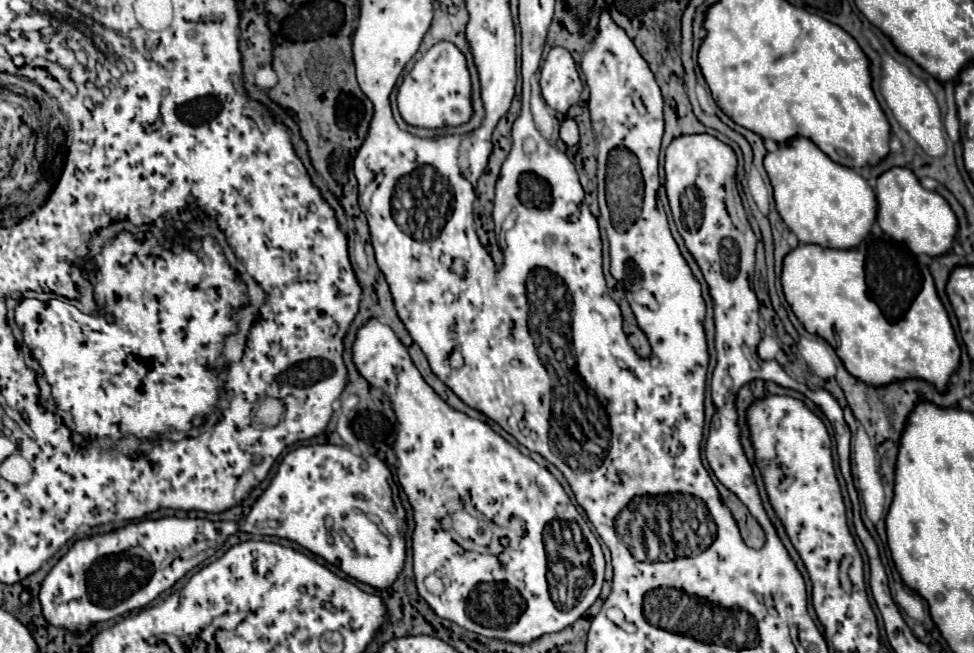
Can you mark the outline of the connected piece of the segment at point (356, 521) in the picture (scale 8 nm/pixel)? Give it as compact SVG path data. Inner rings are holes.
M314 444L288 451L286 457L280 461L278 471L272 477L270 485L252 505L242 529L250 531L250 533L286 537L286 539L306 547L314 555L324 557L328 563L334 563L346 575L370 585L374 589L390 587L404 567L406 513L404 513L404 507L400 505L399 486L394 482L385 463L382 463L376 455L358 456L352 453L346 445ZM268 519L278 521L278 529L254 529L256 523L262 523Z

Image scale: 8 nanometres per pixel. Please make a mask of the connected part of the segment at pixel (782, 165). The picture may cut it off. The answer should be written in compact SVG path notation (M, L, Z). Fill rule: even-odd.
M800 137L800 139L792 139L788 145L780 145L778 151L766 155L764 167L766 167L766 171L770 175L770 183L774 187L776 209L802 245L814 243L814 245L824 245L830 249L856 249L856 245L860 245L860 241L864 241L864 237L868 237L868 229L872 229L872 225L876 221L874 189L854 169L834 163L810 139Z

